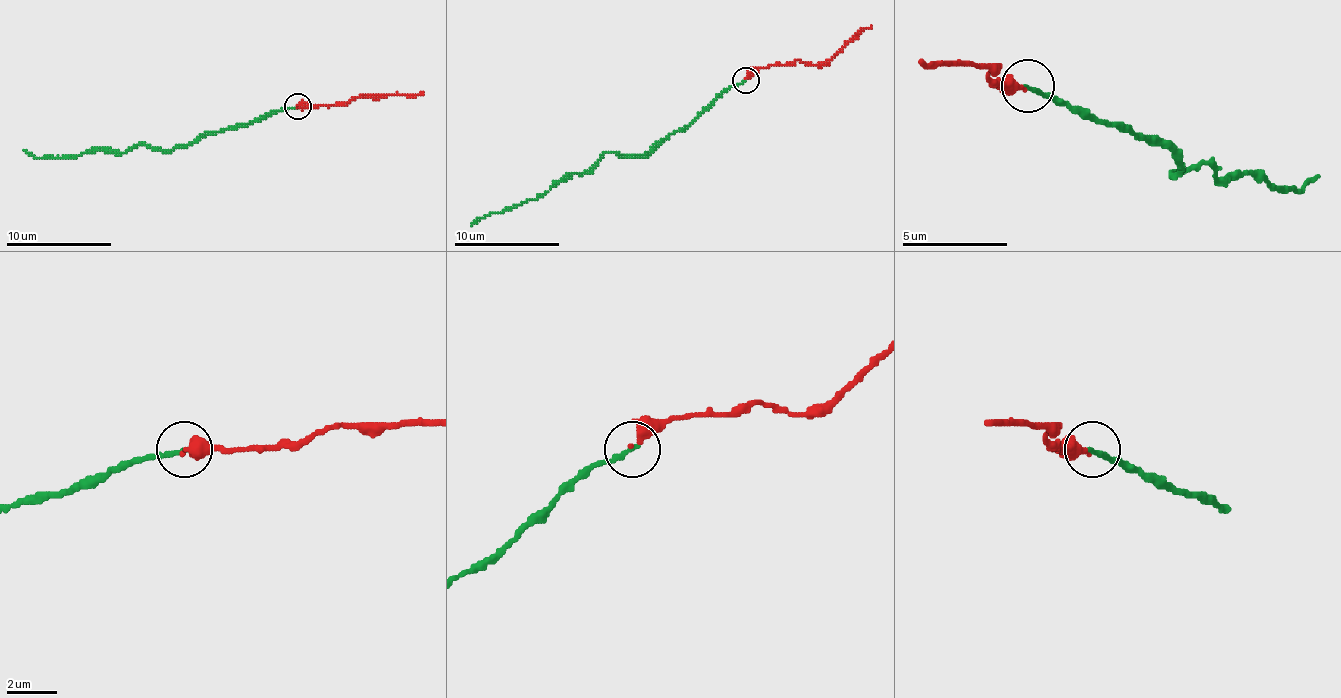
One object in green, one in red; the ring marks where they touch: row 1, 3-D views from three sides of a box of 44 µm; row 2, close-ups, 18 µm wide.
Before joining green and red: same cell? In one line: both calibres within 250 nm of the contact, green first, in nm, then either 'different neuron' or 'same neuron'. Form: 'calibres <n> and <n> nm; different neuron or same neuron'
calibres 240 and 320 nm; same neuron

